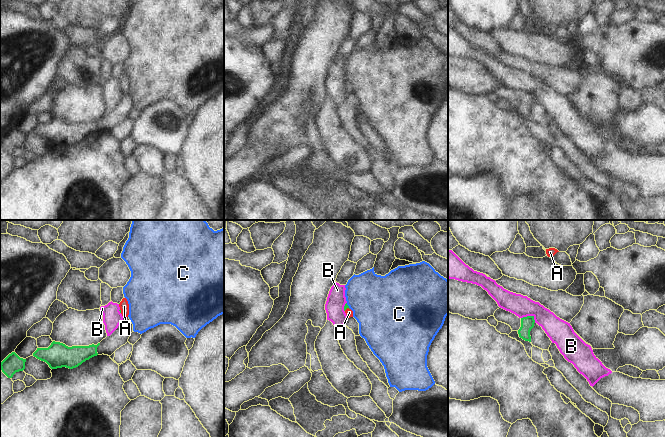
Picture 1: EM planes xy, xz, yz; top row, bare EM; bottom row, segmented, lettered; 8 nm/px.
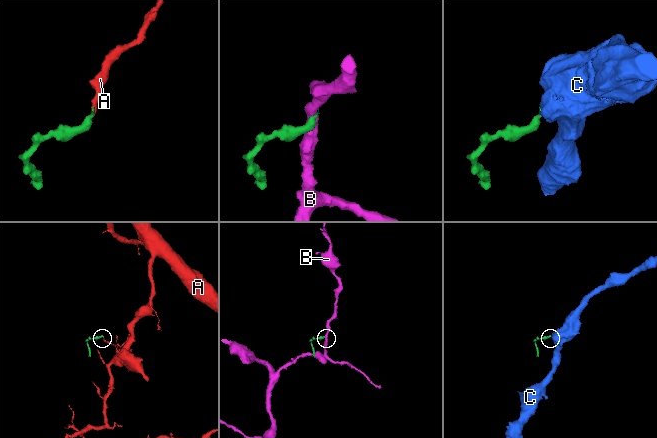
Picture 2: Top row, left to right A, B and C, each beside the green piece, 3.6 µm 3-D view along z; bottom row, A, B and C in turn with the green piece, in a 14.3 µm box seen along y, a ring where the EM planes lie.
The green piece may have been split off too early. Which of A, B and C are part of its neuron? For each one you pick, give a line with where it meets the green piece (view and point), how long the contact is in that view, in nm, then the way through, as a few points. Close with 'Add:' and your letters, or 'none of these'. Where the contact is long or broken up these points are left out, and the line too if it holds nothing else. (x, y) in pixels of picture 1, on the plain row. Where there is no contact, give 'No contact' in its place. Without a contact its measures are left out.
A: Touches green at xz (346, 84). Shared border 50 nm. Path across: xz (346, 82), (346, 84), (349, 88)
Add: A.

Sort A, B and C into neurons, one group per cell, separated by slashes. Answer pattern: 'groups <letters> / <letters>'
groups A / B / C

